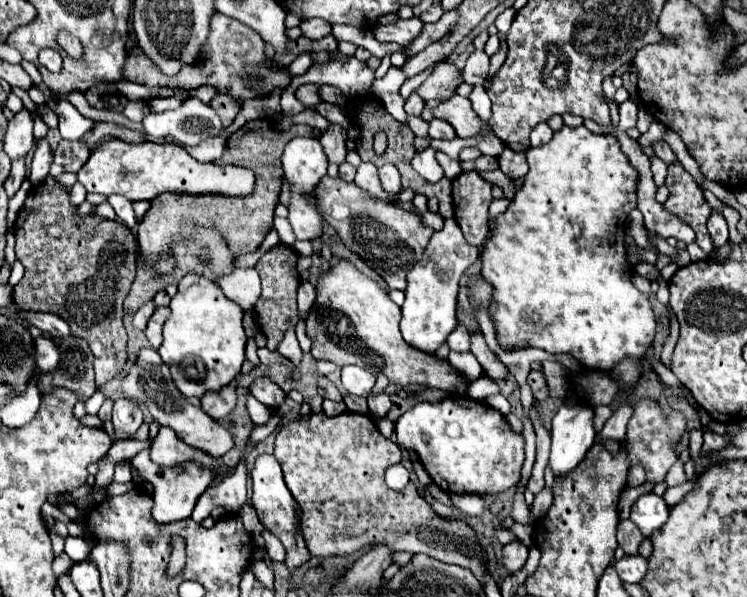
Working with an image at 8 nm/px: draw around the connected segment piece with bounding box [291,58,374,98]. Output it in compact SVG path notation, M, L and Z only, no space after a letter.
M330 58L326 62L316 62L305 74L294 77L291 87L296 90L303 84L326 84L340 88L344 96L352 98L362 96L372 86L372 82L374 72L370 72L366 62L360 62L358 58L350 58L346 62Z

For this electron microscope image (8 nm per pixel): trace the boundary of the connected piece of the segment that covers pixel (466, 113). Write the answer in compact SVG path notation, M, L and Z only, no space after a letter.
M454 94L450 100L440 102L436 108L432 108L432 116L446 120L460 138L468 138L468 136L476 136L482 128L488 128L480 122L480 118L476 116L476 112L470 106L468 98L462 98L458 94Z

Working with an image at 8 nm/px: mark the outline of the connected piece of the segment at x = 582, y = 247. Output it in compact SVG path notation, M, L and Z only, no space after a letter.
M564 126L560 132L554 132L554 138L540 148L528 148L528 174L524 178L522 188L516 192L514 200L510 202L508 210L496 218L496 232L492 238L488 238L486 248L482 248L482 276L494 286L494 306L492 306L492 318L496 322L498 330L498 342L502 348L506 344L516 346L522 342L528 342L536 348L542 348L550 354L572 354L580 364L592 368L592 370L612 370L616 364L620 364L624 358L642 358L648 348L654 342L656 336L656 316L650 304L648 294L640 292L632 284L632 268L626 260L626 248L624 248L624 222L630 214L630 210L636 206L636 180L638 172L630 166L628 158L620 150L620 144L614 136L604 134L592 134L586 126L568 128Z

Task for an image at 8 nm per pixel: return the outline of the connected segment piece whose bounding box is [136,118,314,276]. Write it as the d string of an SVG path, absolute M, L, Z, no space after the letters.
M266 118L254 120L254 122L246 122L238 132L234 132L228 138L228 146L226 152L220 160L216 160L216 164L234 164L234 166L242 166L242 168L250 168L256 174L256 188L254 194L246 196L246 198L226 198L226 196L198 196L198 198L190 198L186 194L162 194L162 198L154 198L152 208L148 210L148 214L140 220L138 230L136 230L136 238L138 238L138 246L140 246L140 254L144 256L146 264L160 276L170 274L176 266L176 258L174 258L174 248L182 242L188 240L188 236L180 236L180 228L210 228L220 232L226 238L228 250L232 256L242 256L242 254L254 254L258 250L258 246L262 244L266 232L272 228L272 218L274 218L274 208L278 204L278 194L280 194L280 186L282 186L282 152L284 146L296 138L296 136L312 136L312 128L310 126L292 126L288 132L278 132Z

